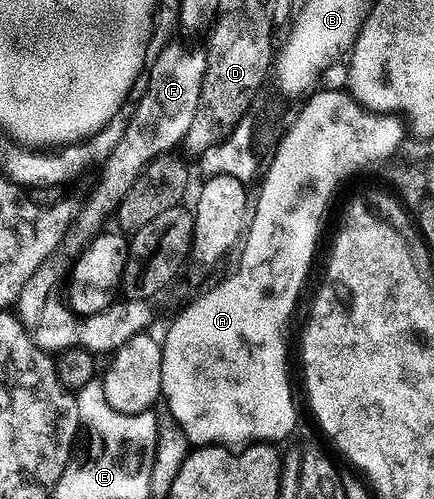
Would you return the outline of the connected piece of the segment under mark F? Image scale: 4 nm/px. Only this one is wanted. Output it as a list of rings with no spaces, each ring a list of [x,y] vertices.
[[[169,43],[157,56],[152,56],[147,71],[149,84],[137,103],[137,108],[129,115],[115,149],[100,166],[101,177],[97,181],[89,200],[83,203],[77,214],[77,220],[69,230],[60,250],[80,252],[81,248],[106,226],[105,218],[116,212],[117,206],[127,197],[127,189],[135,185],[139,173],[155,157],[170,154],[185,141],[187,129],[191,129],[191,120],[199,106],[199,93],[203,89],[203,77],[207,69],[208,54],[197,47],[188,47],[185,43]]]

